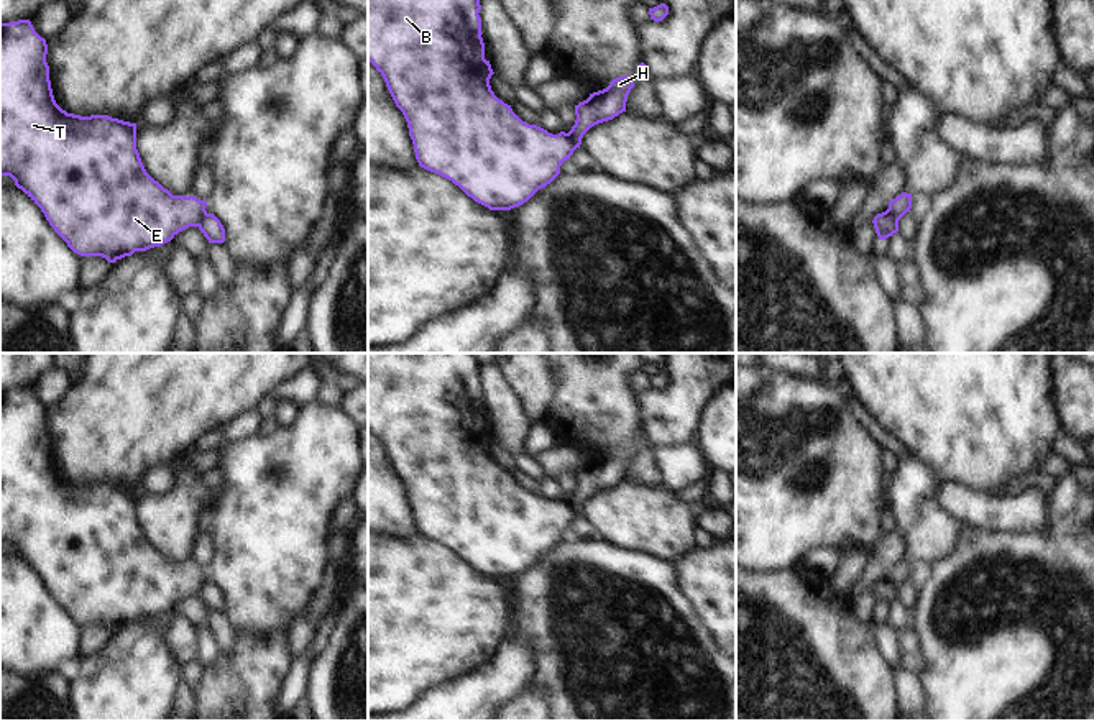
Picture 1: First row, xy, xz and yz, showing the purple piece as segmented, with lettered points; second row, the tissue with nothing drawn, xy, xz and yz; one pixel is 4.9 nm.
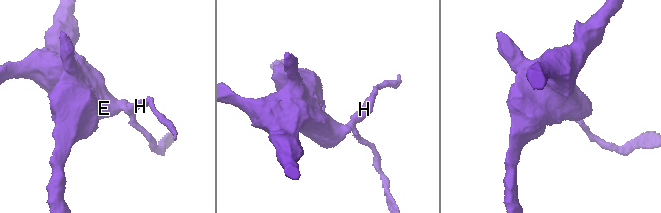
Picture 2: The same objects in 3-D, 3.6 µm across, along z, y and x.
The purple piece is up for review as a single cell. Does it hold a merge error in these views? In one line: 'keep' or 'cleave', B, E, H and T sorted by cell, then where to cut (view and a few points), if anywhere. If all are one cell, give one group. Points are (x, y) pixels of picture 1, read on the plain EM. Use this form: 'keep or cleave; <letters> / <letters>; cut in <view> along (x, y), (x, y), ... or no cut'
cleave; B E T / H; cut in xy along (206, 578), (196, 593)

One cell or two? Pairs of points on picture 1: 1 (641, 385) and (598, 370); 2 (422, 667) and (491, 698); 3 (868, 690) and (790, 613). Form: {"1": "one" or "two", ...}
{"1": "two", "2": "two", "3": "one"}

